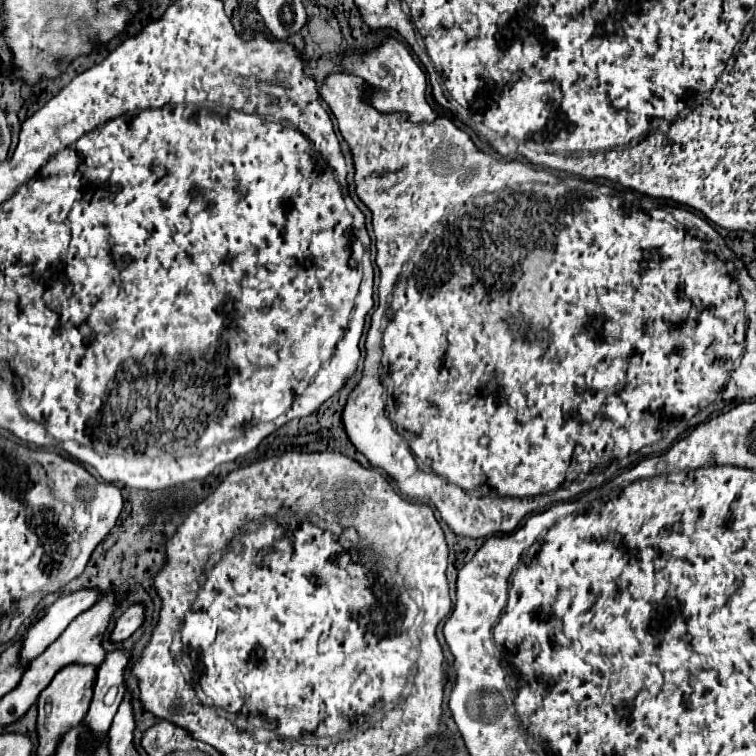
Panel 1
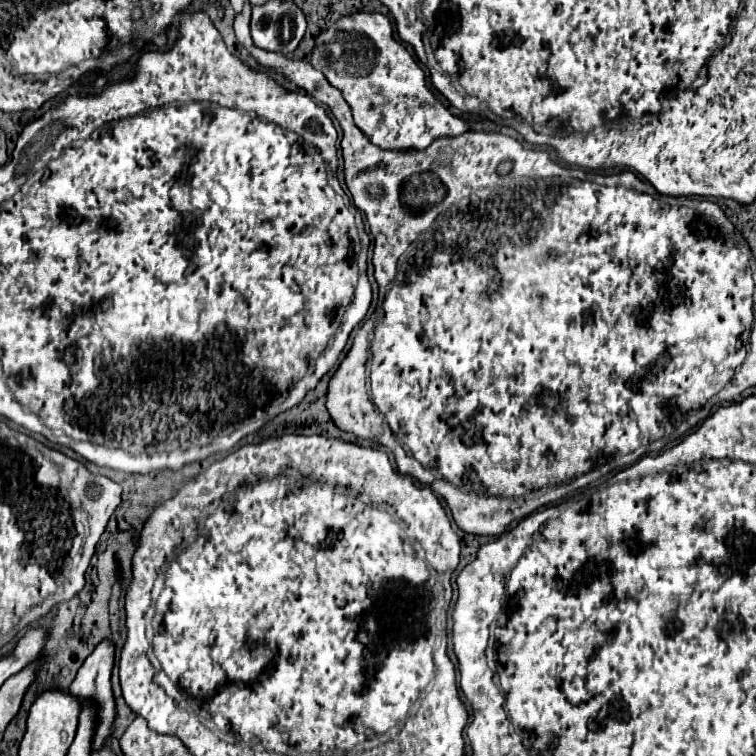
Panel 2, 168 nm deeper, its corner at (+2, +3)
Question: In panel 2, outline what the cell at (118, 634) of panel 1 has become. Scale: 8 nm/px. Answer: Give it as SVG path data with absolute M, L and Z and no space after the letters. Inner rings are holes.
M99 642L99 646L87 656L71 684L71 694L79 700L97 700L97 730L93 738L93 748L99 748L111 734L111 724L115 718L115 702L111 692L111 670L115 658L113 642Z

